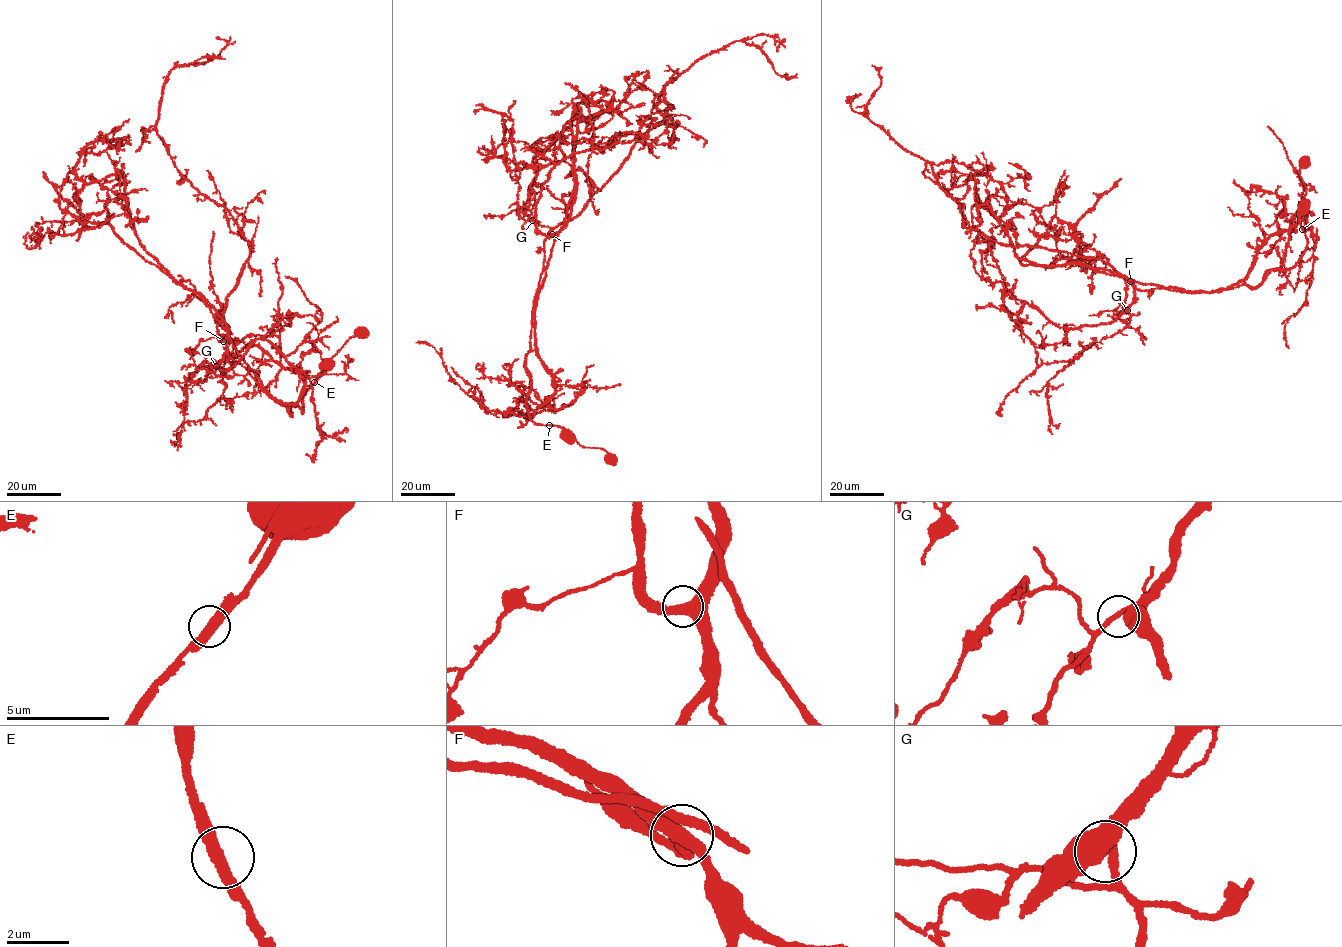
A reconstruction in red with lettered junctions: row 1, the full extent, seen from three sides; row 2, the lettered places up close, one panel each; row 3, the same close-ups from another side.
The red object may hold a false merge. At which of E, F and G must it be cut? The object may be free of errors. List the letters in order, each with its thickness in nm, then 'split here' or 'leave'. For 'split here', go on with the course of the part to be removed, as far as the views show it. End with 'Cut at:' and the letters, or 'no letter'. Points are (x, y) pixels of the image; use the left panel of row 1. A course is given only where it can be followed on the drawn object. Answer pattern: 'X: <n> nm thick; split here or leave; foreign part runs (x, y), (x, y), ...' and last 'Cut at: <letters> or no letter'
E: 340 nm thick; split here; foreign part runs (314, 382), (302, 413), (289, 415), (200, 296), (123, 241), (105, 208), (84, 217), (43, 172)
F: 360 nm thick; leave
G: 280 nm thick; leave
Cut at: E

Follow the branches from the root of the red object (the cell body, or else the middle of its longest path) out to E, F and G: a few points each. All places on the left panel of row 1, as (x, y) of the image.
E: (327, 362), (325, 369), (314, 382)
F: (327, 362), (304, 395), (303, 413), (291, 407), (291, 415), (227, 355), (223, 341)
G: (327, 362), (304, 395), (303, 413), (291, 407), (291, 415), (227, 353), (216, 366)

